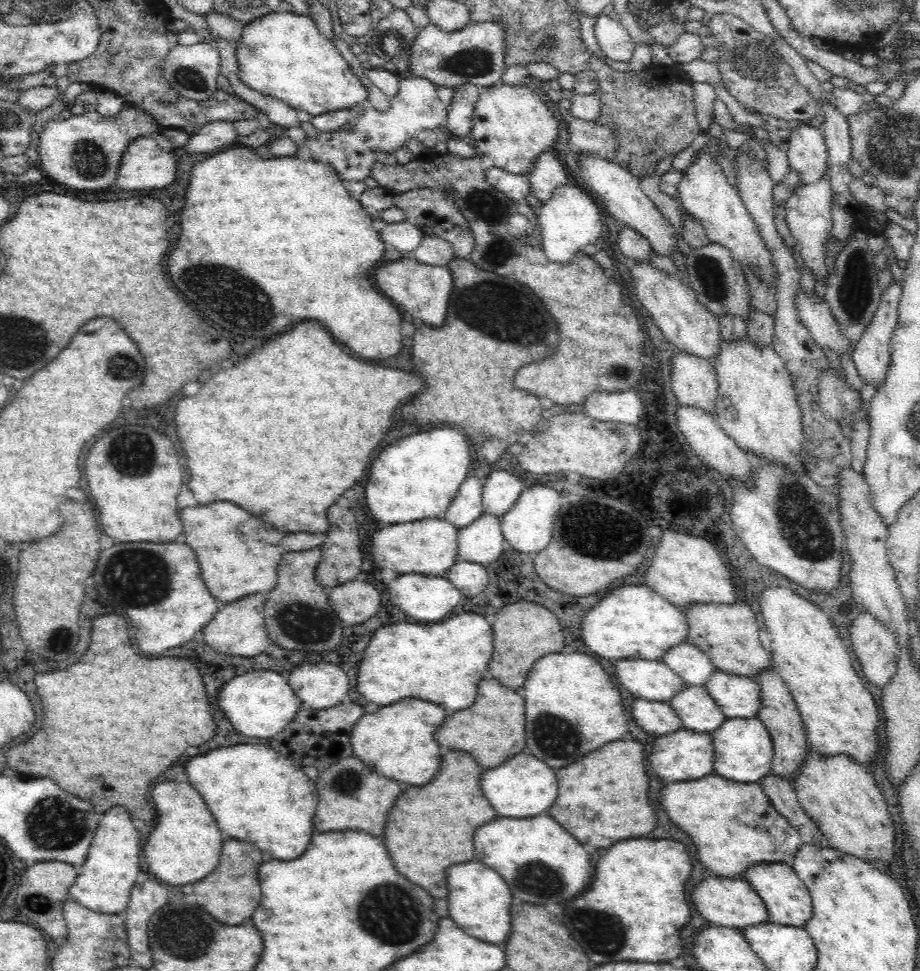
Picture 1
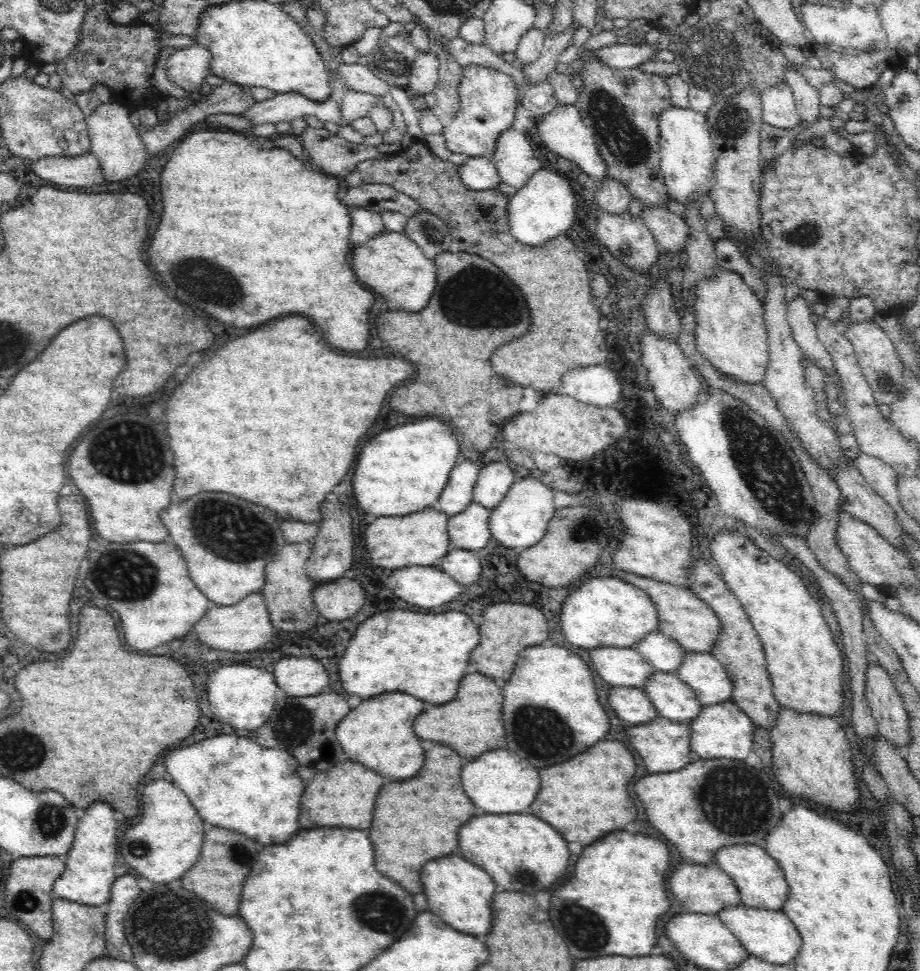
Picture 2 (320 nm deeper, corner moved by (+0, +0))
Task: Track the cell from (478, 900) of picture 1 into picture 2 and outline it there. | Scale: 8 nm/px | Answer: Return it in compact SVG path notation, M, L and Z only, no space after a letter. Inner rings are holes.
M460 856L438 858L422 866L422 886L426 886L426 900L430 912L438 914L438 918L454 926L454 930L462 930L464 934L472 934L472 936L488 934L494 882L484 870L480 870L478 866L470 864Z

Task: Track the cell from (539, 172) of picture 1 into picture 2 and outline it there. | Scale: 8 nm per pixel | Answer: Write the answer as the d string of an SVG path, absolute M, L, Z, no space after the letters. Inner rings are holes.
M512 127L498 134L496 148L489 158L495 165L501 182L517 189L522 188L528 178L542 166L540 160L534 156L528 138Z

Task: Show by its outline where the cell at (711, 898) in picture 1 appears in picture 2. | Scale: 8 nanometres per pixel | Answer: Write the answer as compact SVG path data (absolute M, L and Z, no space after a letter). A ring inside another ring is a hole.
M715 862L706 864L710 864L710 866L684 864L684 866L682 866L680 870L676 870L674 876L670 878L670 888L676 890L676 892L672 892L672 894L680 900L680 904L682 904L688 912L714 915L718 913L718 910L741 904L738 890L732 878L718 867Z

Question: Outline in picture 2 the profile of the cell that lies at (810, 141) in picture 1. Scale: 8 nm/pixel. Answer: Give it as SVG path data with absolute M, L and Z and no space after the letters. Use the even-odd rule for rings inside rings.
M784 80L761 94L763 122L774 128L794 128L802 118L798 114L793 90Z

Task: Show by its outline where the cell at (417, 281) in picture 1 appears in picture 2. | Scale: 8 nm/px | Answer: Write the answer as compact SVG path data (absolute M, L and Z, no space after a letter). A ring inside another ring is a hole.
M384 230L364 244L355 245L351 264L362 284L392 300L402 311L420 312L436 288L438 275L434 260L426 258L422 249L402 232Z

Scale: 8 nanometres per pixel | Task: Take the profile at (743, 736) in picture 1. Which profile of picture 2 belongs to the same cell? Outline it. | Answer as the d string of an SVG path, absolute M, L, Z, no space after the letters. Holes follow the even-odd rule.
M732 700L703 706L696 718L688 722L690 727L690 752L693 758L732 758L744 760L752 749L752 721Z

